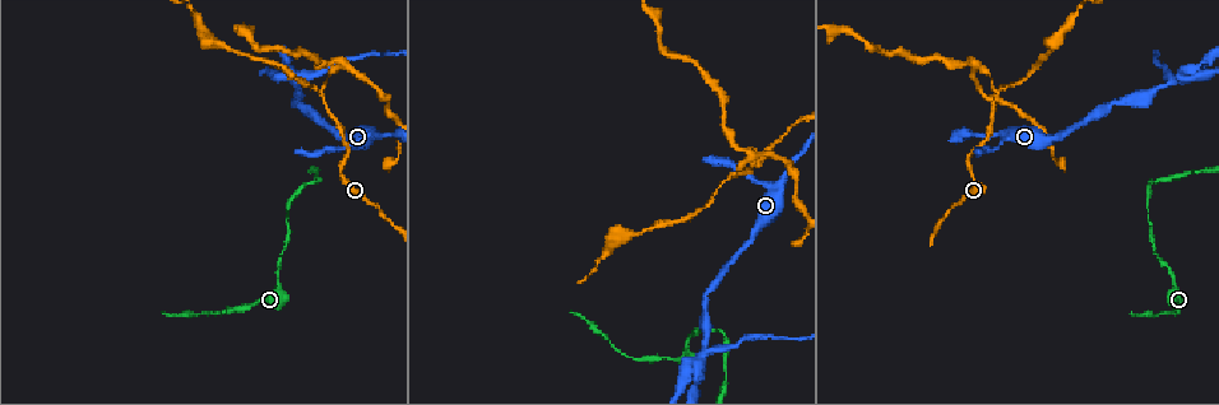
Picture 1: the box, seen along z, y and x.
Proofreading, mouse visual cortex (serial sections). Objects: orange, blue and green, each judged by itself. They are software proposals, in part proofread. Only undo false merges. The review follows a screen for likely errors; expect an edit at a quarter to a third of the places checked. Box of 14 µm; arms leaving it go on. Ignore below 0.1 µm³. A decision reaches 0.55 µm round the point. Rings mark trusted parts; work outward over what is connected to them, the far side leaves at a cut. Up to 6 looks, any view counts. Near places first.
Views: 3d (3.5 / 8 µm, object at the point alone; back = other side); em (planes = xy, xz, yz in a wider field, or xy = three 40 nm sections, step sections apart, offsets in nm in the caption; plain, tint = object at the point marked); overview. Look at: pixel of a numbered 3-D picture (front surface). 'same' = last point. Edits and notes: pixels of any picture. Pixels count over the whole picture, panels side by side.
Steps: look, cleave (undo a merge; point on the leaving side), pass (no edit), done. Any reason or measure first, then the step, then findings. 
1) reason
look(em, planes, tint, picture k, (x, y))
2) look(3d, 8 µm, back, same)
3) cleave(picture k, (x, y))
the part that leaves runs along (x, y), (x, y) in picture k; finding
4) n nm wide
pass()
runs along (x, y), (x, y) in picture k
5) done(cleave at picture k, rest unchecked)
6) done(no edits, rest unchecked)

look(3d, 3.5 µm, picture 1, (1148, 184))

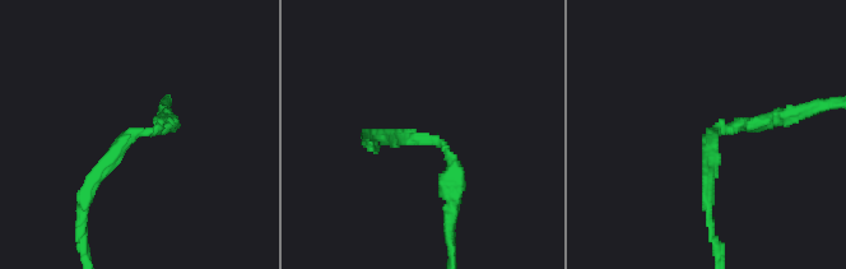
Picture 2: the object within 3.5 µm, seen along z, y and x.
arms of 200, 200 nm; need the tissue
look(em, xy, step 1, tint, picture 2, (713, 130))

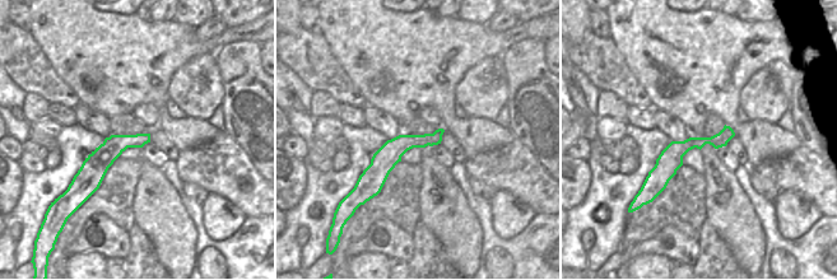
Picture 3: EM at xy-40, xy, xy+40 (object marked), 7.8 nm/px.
look(em, xy, step 3, tint, same)

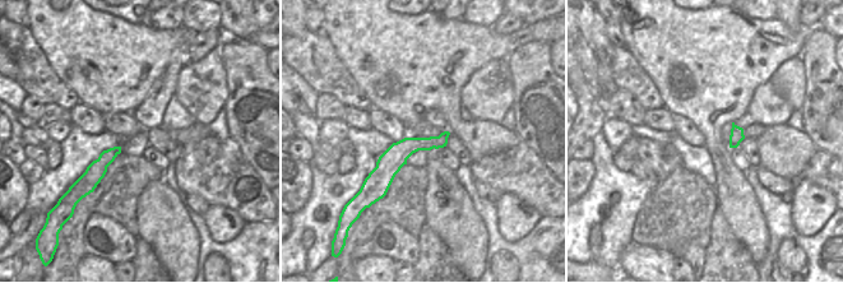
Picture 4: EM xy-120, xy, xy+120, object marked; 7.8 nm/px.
cleave(picture 2, (444, 190))
the part that leaves runs along (445, 149), (452, 162), (452, 258) in picture 2; two cells meet here

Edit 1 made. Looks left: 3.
redraw
look(overview)

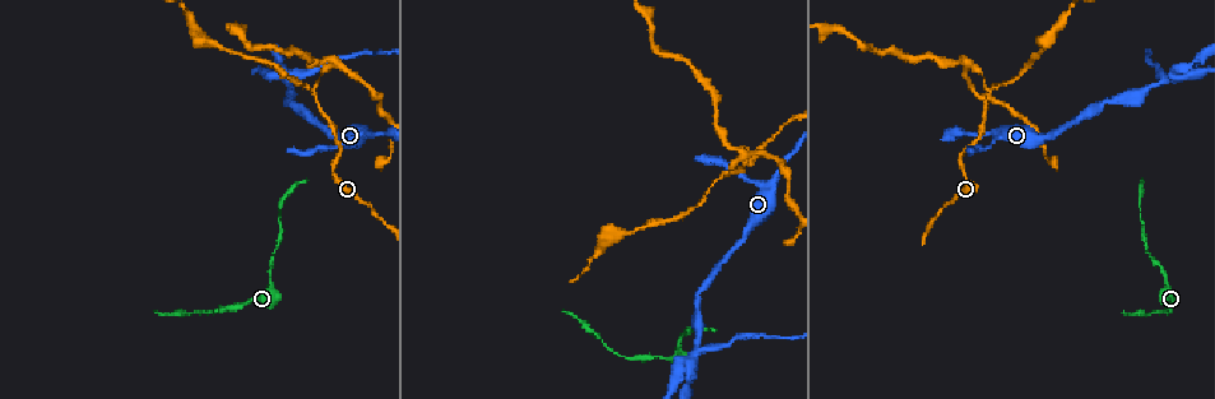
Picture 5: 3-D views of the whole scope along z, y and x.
side arm on a straight run
look(3d, 3.5 µm, picture 5, (687, 365))

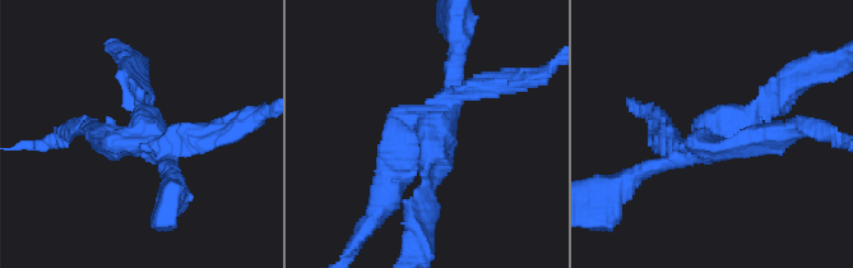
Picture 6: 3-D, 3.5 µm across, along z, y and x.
3 arms; arms of 200, 200, 300 nm; shape alone is not enough
look(em, xy, step 2, tint, picture 6, (709, 141))

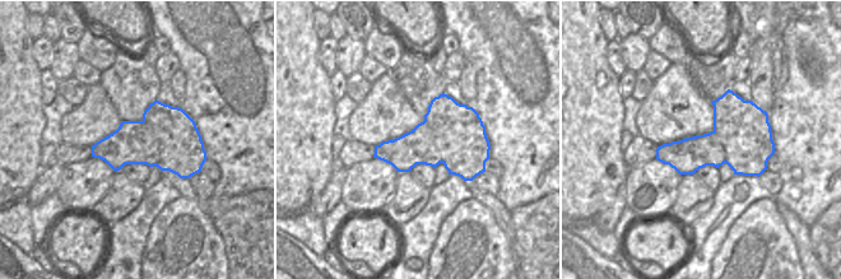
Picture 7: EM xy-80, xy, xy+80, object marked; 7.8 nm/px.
cleave(picture 6, (773, 149))
border along (143, 120), (158, 142), (158, 166) in picture 7; a second cell is stuck on

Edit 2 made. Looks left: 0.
done(cleave at picture 2, cleave at picture 6, rest unchecked)

